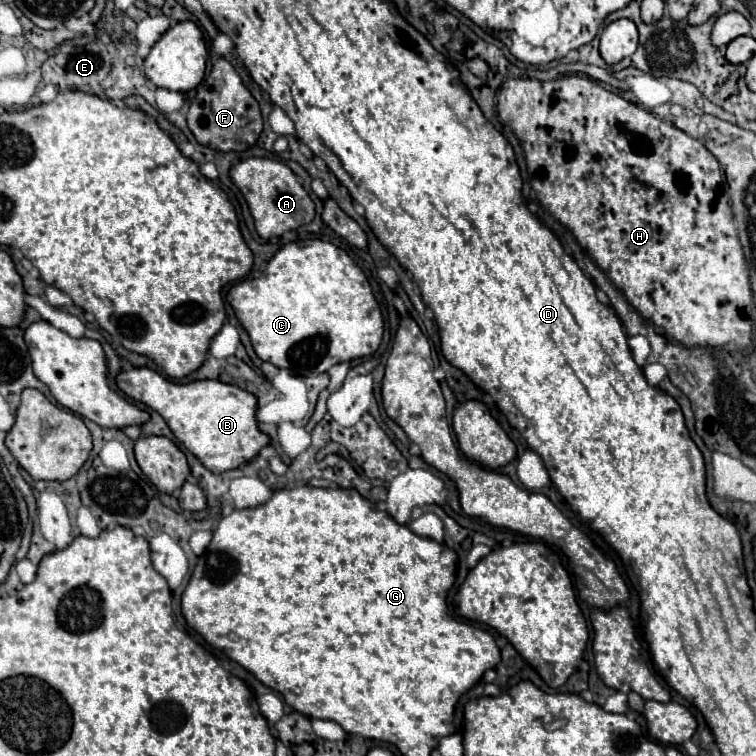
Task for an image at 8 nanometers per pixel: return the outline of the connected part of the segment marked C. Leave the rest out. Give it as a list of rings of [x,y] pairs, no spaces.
[[[312,239],[304,245],[284,245],[270,259],[268,267],[262,271],[260,277],[244,279],[232,285],[226,293],[226,299],[232,305],[238,321],[250,335],[256,355],[262,361],[268,361],[278,369],[290,369],[300,377],[322,375],[342,361],[372,355],[380,347],[384,333],[382,313],[372,295],[366,275],[346,255],[346,251],[322,239]]]

